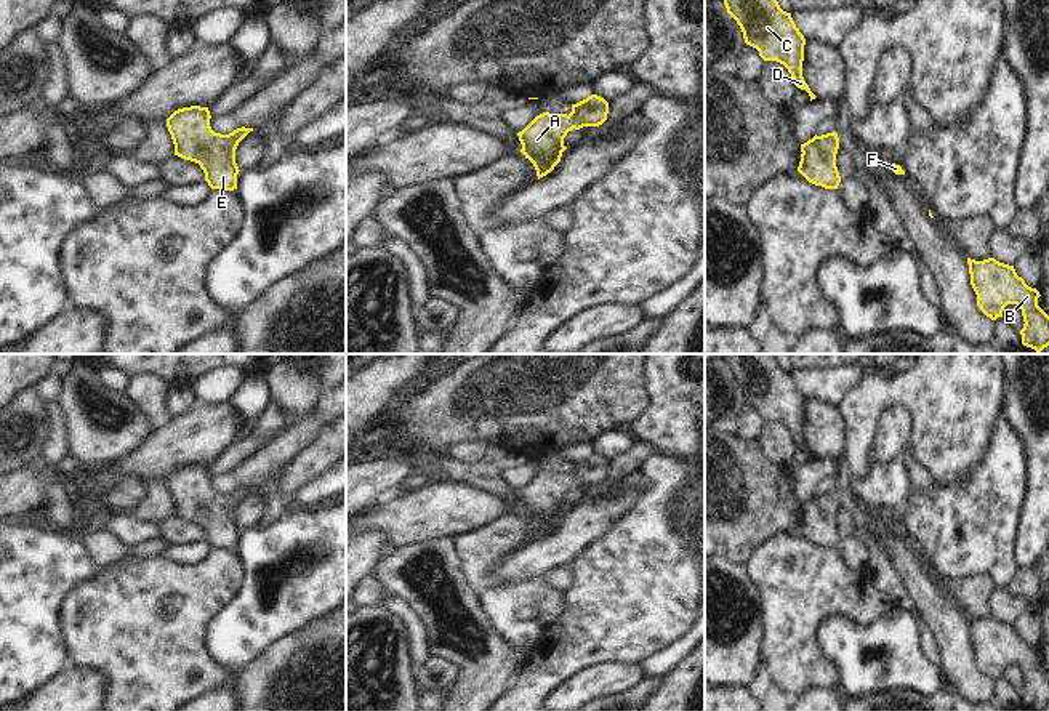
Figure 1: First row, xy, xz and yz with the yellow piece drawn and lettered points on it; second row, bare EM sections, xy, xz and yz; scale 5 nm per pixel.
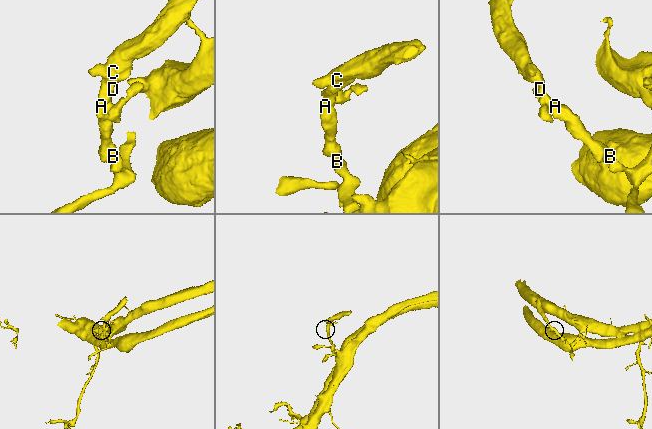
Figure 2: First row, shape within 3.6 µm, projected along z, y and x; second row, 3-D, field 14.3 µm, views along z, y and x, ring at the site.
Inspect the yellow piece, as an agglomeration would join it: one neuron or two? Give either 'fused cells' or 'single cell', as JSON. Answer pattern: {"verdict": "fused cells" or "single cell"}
{"verdict": "single cell"}

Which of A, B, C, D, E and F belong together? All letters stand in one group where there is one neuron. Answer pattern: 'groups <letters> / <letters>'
groups A B C D E F

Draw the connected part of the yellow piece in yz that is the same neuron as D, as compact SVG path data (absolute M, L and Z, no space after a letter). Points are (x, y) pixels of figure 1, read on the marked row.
M724 0L724 5L740 26L745 43L756 48L764 61L783 64L794 85L806 90L810 101L815 99L802 77L806 38L791 13L783 11L777 0Z

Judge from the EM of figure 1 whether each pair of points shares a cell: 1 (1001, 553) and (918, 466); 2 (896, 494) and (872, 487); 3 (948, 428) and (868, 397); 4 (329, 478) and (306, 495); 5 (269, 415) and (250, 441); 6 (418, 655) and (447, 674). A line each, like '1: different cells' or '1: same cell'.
1: different cells
2: same cell
3: same cell
4: same cell
5: same cell
6: different cells

